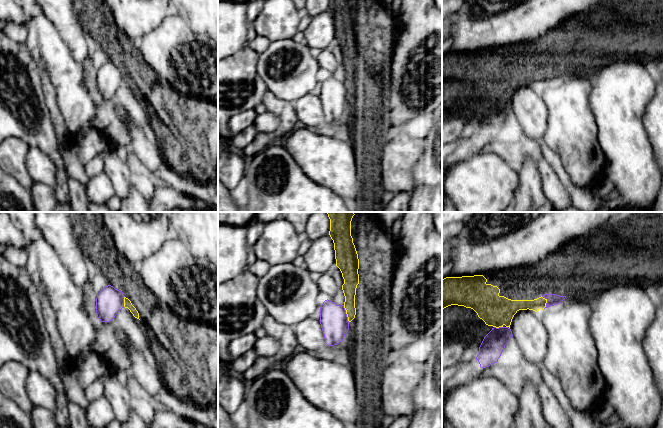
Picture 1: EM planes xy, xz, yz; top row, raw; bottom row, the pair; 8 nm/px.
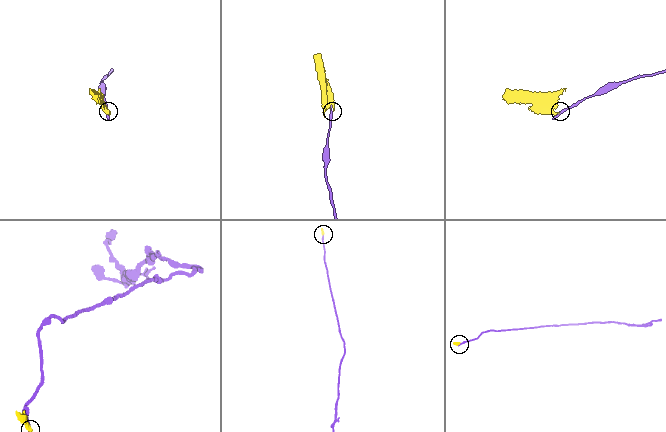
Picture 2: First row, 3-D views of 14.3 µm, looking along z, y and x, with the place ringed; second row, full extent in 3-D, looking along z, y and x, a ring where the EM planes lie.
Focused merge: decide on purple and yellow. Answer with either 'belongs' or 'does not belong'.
does not belong

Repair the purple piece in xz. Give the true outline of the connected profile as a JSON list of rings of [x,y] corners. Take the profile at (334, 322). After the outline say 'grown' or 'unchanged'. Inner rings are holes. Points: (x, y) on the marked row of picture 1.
[[[325,300],[320,307],[320,324],[325,343],[334,346],[343,341],[349,330],[349,321],[344,305]]] | unchanged

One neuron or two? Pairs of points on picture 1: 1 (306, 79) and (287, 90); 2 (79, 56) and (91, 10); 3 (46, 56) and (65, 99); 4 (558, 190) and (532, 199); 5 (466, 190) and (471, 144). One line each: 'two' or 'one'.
1: one
2: two
3: one
4: two
5: two

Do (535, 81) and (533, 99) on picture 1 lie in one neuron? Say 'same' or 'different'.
different

